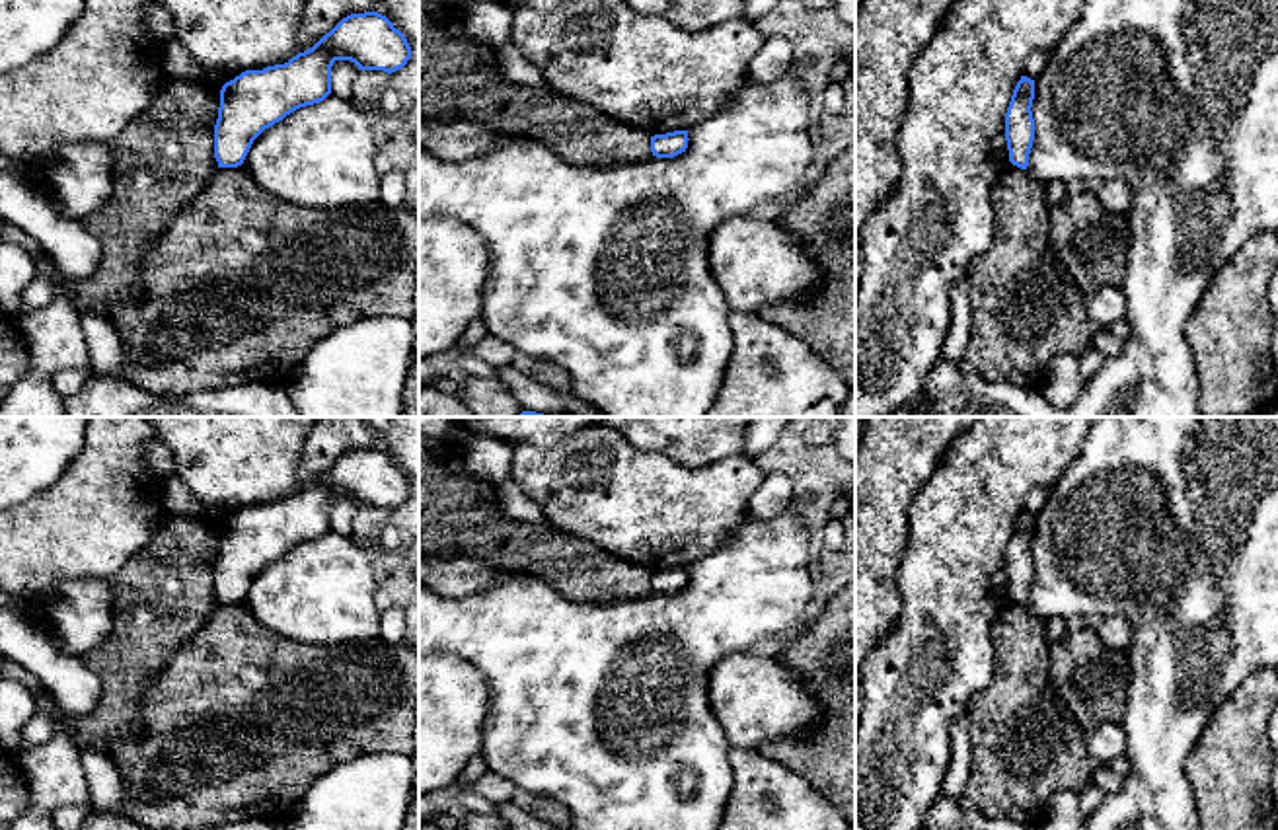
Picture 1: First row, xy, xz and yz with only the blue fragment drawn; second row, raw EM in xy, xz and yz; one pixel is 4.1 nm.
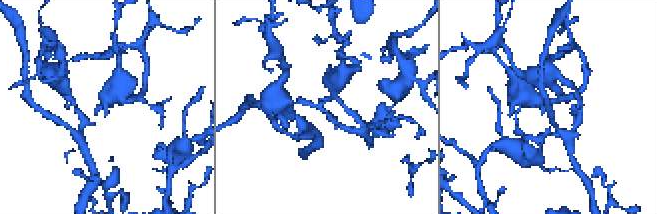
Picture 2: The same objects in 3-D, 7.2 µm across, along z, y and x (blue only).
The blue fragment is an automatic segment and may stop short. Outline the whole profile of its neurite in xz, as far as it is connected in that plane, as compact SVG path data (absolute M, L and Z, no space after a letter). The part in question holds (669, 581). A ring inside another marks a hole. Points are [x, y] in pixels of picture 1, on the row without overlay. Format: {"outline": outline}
{"outline": "M674 567L651 573L651 588L657 594L674 594L688 585L688 567Z"}

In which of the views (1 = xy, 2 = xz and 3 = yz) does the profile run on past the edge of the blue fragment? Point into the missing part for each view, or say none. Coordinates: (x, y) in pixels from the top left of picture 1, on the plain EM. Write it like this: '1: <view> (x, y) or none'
1: none
2: none
3: none

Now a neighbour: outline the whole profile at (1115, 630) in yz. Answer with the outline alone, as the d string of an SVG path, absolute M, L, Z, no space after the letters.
M1109 616L1101 620L1097 633L1107 647L1126 649L1130 641L1130 623L1122 616Z

